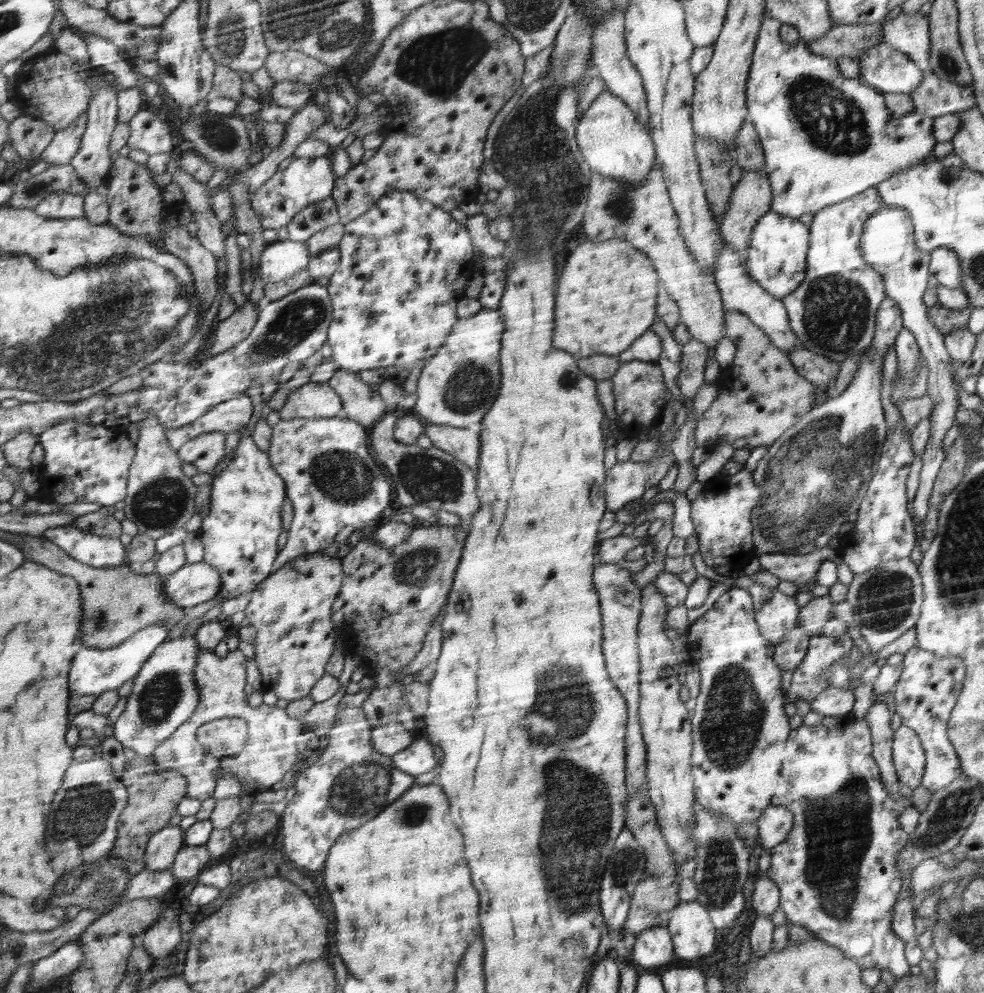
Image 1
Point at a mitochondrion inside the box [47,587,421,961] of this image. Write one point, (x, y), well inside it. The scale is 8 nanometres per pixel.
(83, 815)

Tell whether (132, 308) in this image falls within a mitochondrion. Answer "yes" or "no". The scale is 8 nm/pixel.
yes

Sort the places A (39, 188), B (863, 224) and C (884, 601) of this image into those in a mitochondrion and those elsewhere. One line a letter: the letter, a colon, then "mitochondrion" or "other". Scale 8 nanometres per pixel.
A: mitochondrion
B: other
C: mitochondrion

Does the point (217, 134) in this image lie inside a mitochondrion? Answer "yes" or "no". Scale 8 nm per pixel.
yes

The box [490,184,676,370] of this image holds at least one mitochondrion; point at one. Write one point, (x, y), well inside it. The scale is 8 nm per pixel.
(620, 206)

